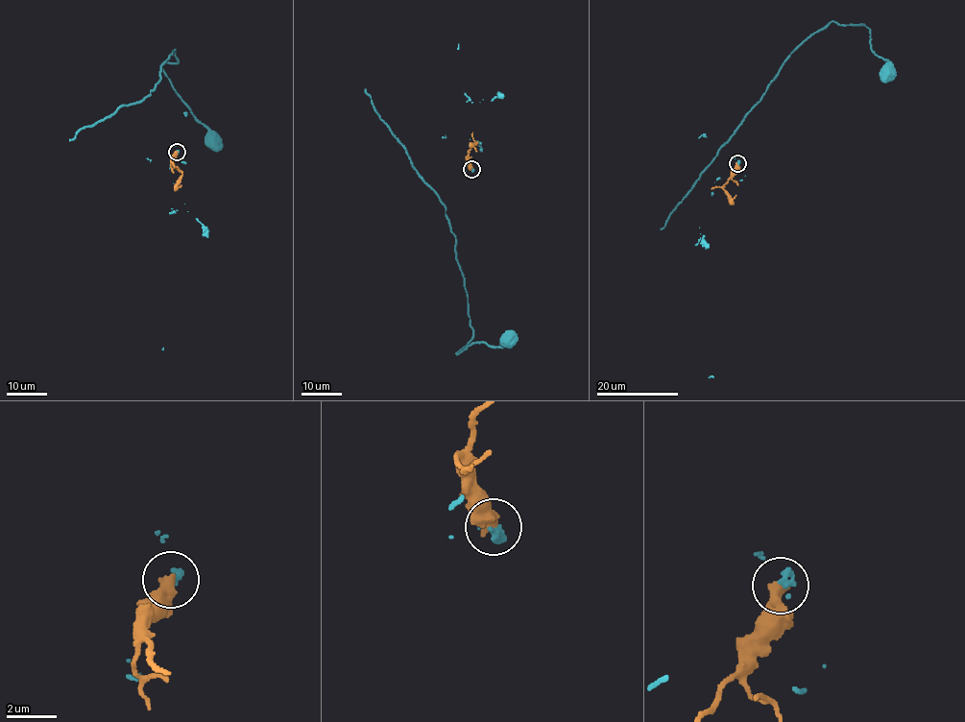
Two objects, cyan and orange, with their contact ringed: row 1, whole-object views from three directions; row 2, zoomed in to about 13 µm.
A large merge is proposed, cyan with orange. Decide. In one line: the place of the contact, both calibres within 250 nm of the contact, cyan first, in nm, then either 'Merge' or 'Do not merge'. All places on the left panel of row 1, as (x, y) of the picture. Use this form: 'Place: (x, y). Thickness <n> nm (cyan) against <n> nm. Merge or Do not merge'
Place: (177, 152). Thickness 280 nm (cyan) against 500 nm. Do not merge

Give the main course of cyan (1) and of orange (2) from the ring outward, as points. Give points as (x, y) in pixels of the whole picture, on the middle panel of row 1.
1: (471, 169), (435, 192), (455, 237), (472, 329), (456, 353), (472, 342), (497, 347), (509, 340)
2: (471, 169), (469, 151), (477, 142), (472, 146), (476, 151)

